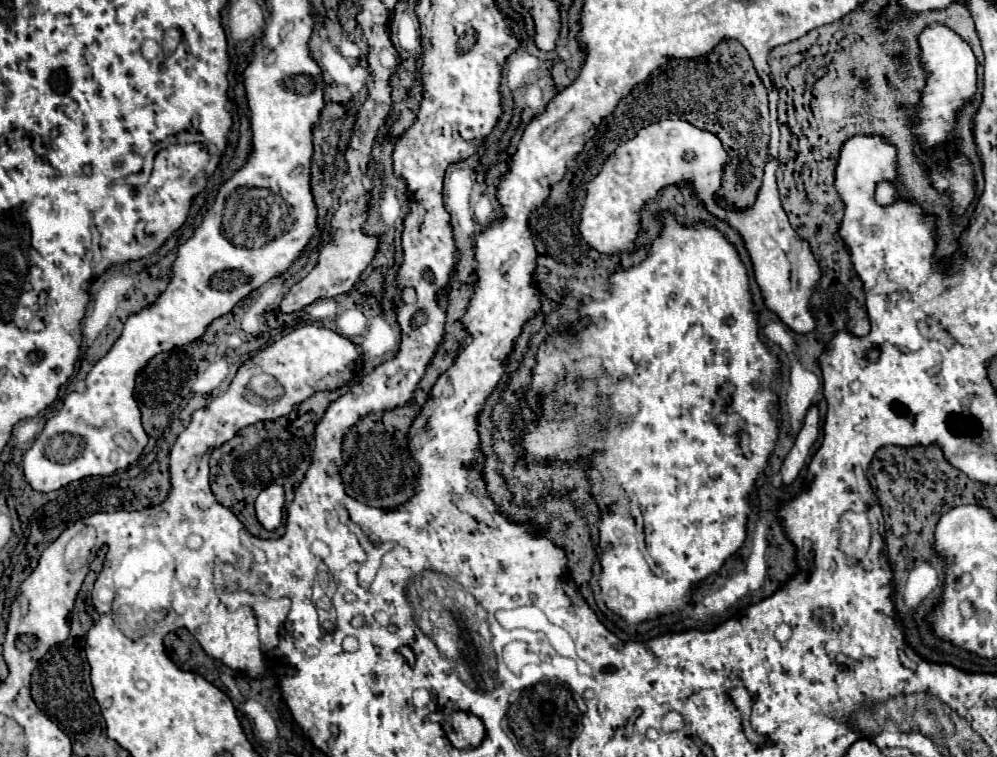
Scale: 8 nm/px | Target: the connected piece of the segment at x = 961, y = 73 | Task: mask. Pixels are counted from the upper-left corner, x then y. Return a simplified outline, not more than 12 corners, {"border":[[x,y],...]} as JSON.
{"border":[[934,24],[918,38],[930,74],[918,126],[928,148],[948,140],[976,92],[970,46]]}

